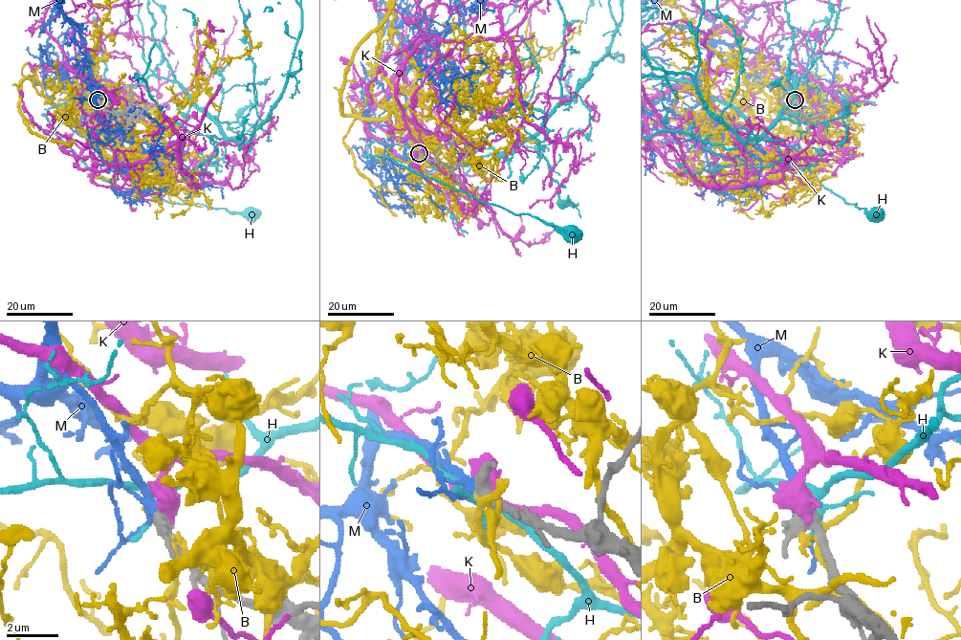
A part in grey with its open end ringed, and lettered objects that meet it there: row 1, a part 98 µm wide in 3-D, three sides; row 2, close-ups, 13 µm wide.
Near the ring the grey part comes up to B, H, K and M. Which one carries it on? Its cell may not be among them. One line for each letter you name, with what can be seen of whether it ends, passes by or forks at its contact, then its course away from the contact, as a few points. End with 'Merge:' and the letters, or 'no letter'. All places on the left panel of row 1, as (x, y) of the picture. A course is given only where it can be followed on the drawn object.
M: it forks
Merge: M

